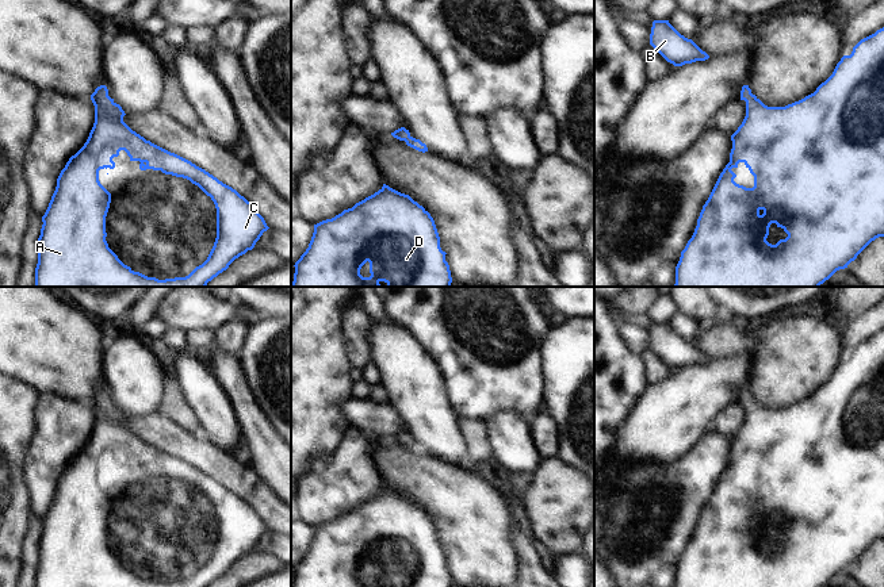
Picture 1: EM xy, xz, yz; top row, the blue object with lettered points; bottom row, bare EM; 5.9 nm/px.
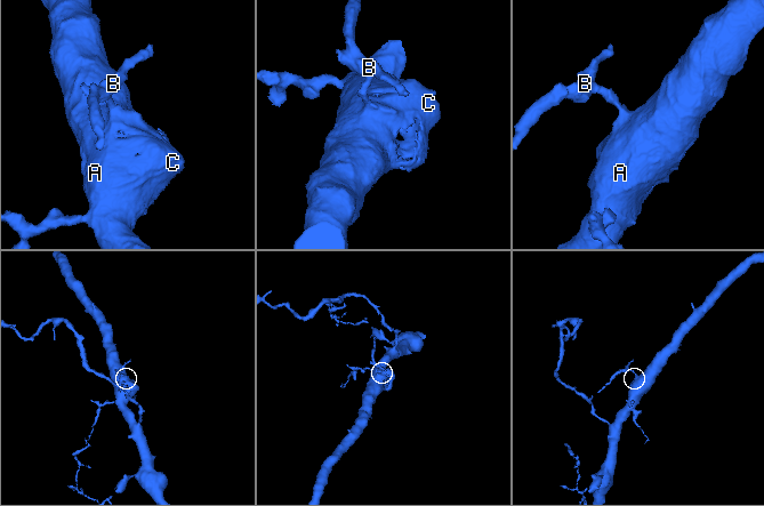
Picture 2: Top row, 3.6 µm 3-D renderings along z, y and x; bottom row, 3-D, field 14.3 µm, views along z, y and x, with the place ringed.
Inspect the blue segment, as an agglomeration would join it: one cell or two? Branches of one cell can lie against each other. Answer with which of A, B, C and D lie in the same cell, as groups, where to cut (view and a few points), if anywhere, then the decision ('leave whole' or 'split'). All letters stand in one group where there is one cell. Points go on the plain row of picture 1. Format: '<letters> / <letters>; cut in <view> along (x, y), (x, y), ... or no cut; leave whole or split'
A B C D; no cut; leave whole

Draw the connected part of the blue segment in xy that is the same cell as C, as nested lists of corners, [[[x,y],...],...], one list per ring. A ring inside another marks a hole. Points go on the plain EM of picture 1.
[[[100,388],[91,398],[95,408],[95,426],[84,449],[69,461],[57,482],[57,490],[42,519],[38,541],[38,567],[35,587],[207,587],[229,568],[252,553],[267,529],[257,511],[236,492],[196,469],[191,464],[171,456],[133,434],[125,425],[125,414],[108,399],[106,388]],[[125,453],[130,464],[139,464],[139,472],[161,473],[165,477],[183,480],[198,488],[215,507],[217,541],[207,563],[185,580],[158,583],[134,575],[125,568],[108,550],[106,544],[106,519],[111,506],[111,496],[100,487],[99,473],[114,472],[114,460]]]

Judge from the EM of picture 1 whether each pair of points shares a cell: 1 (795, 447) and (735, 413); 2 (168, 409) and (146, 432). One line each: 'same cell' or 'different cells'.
1: different cells
2: different cells

